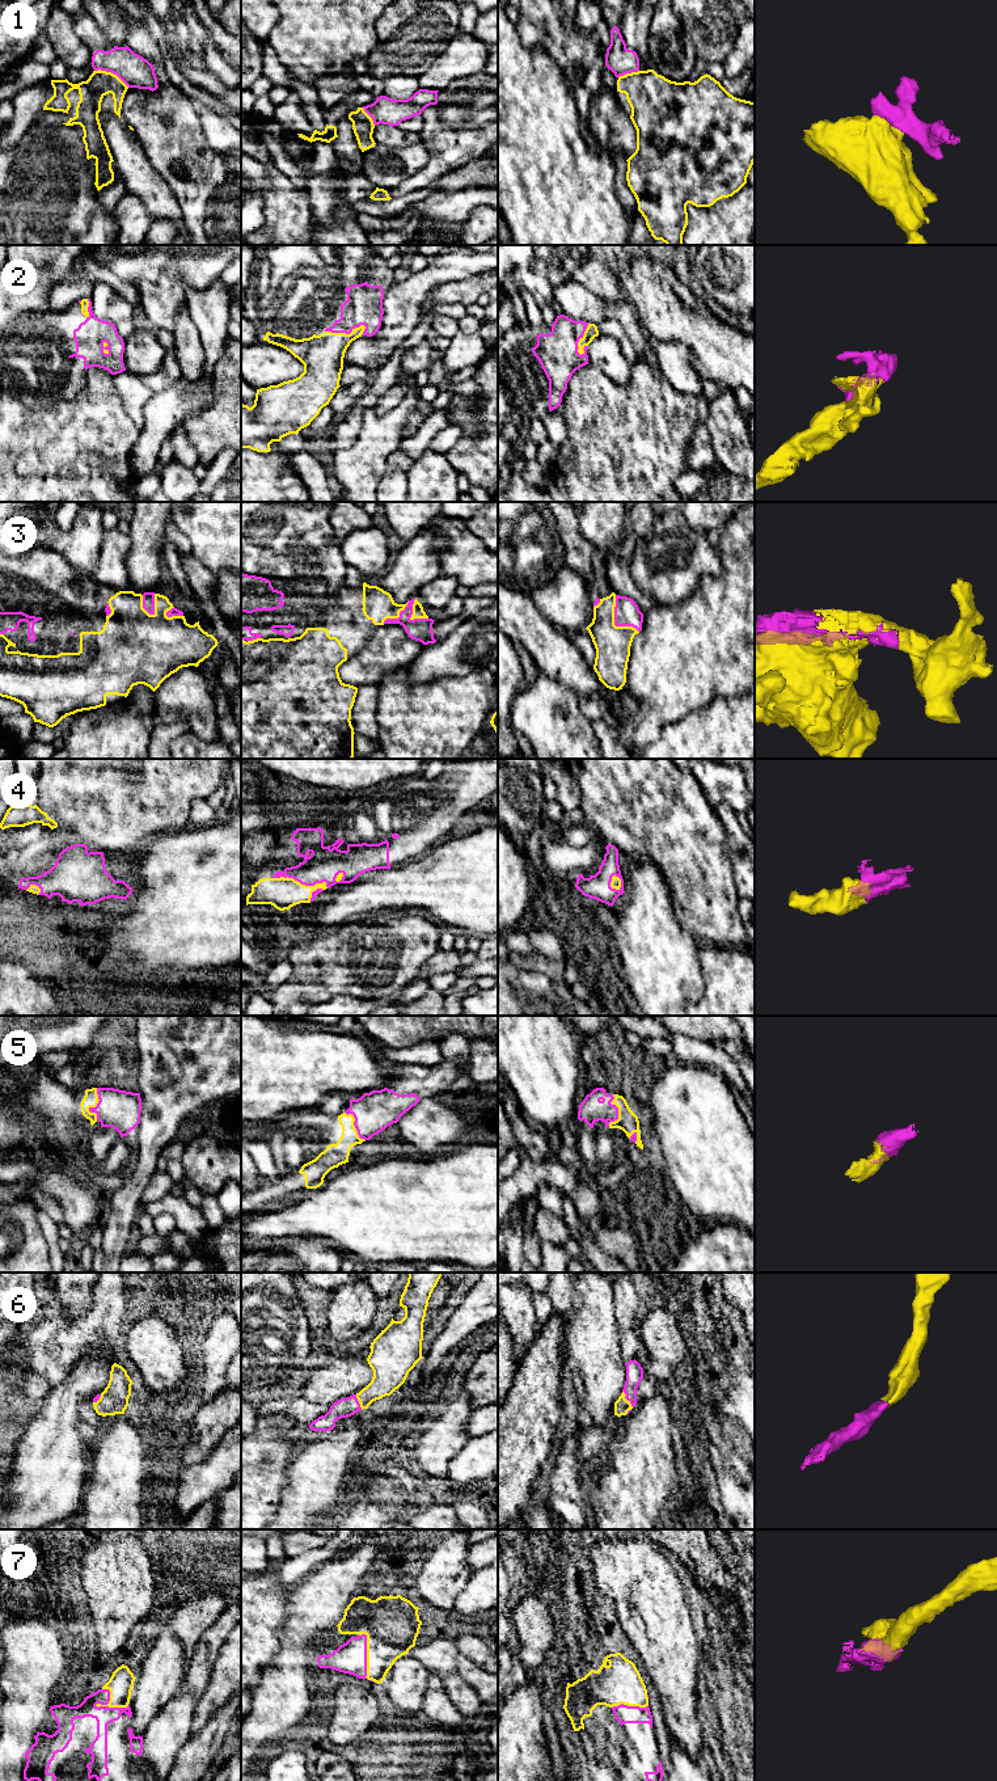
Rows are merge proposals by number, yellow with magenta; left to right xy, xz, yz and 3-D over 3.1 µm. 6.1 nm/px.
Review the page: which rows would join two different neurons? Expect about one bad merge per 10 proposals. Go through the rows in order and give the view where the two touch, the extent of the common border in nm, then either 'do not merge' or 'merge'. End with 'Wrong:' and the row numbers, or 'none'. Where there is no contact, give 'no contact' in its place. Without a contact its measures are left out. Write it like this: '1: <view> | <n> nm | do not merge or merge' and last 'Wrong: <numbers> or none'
1: xy | 240 nm | do not merge
2: xz | 260 nm | merge
3: yz | 280 nm | merge
4: xz | 360 nm | merge
5: xy | 200 nm | merge
6: yz | 120 nm | merge
7: xy | 220 nm | merge
Wrong: 1

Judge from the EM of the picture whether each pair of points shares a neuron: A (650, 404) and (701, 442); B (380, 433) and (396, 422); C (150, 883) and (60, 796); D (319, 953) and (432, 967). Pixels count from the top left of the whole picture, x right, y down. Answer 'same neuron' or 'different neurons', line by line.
A: different neurons
B: same neuron
C: different neurons
D: different neurons

